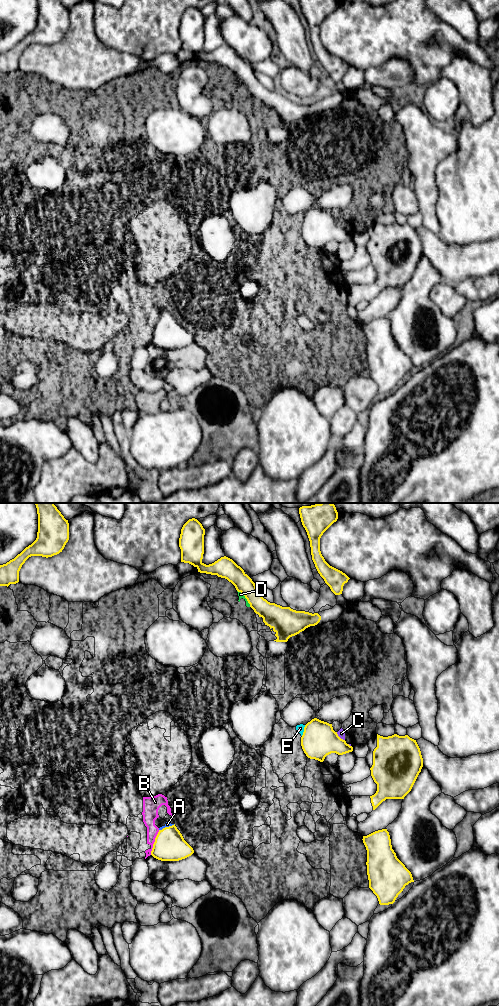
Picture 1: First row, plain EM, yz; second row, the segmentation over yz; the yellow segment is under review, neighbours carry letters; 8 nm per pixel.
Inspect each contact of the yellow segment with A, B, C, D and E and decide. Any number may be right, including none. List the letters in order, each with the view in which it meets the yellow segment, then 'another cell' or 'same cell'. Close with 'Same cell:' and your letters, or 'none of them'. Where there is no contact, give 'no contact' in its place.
A: yz | another cell
B: yz | another cell
C: yz | another cell
D: yz | another cell
E: yz | another cell
Same cell: none of them

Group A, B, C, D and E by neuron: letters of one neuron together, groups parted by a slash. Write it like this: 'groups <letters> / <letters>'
groups A B C D E

